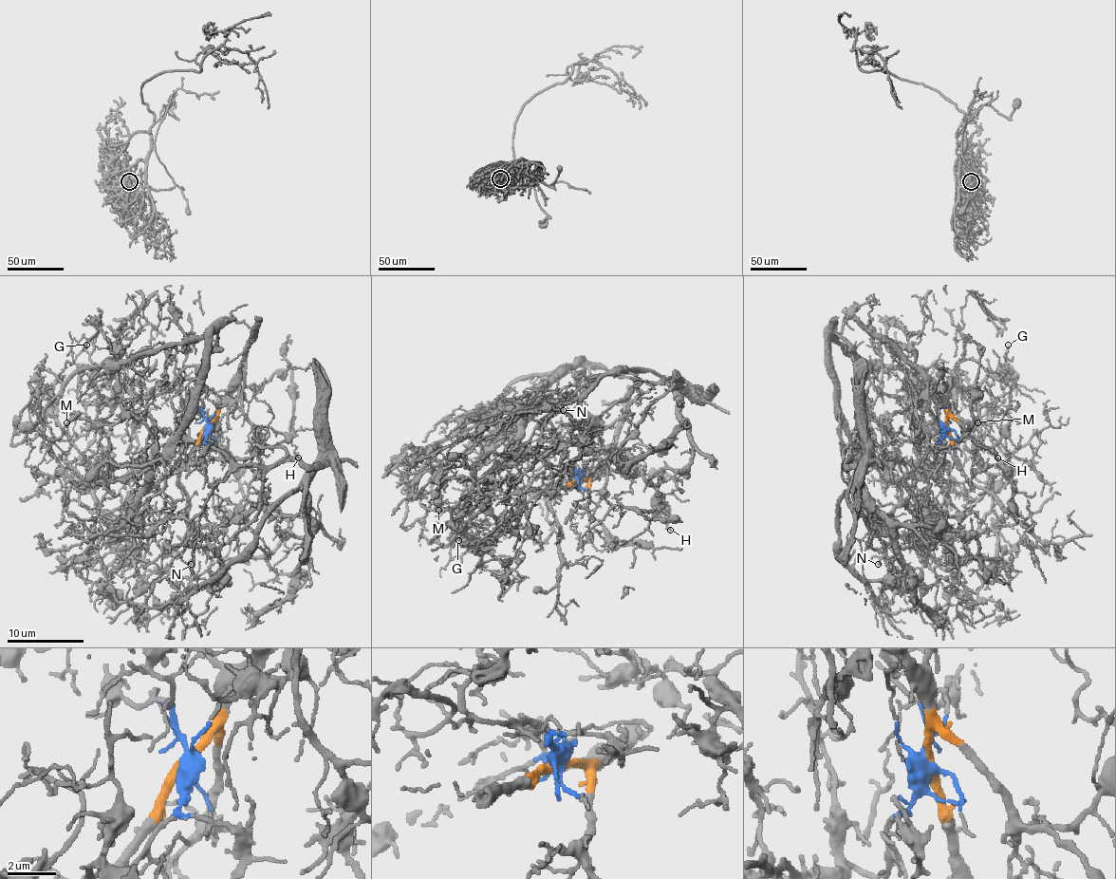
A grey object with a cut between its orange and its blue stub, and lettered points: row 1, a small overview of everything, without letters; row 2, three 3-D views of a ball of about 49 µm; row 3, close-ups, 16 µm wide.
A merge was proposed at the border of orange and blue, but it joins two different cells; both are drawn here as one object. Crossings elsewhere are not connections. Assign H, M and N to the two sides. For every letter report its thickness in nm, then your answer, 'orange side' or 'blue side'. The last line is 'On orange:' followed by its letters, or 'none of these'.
H: 150 nm | orange side
M: 120 nm | blue side
N: 120 nm | blue side
On orange: H

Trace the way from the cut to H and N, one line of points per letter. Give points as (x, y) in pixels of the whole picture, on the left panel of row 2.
H: (207, 427), (218, 404), (238, 385), (244, 418), (255, 433), (267, 445), (274, 447), (292, 437), (298, 458)
N: (207, 427), (176, 462), (244, 460), (257, 445), (287, 453), (238, 466), (213, 489), (182, 555), (192, 565)

